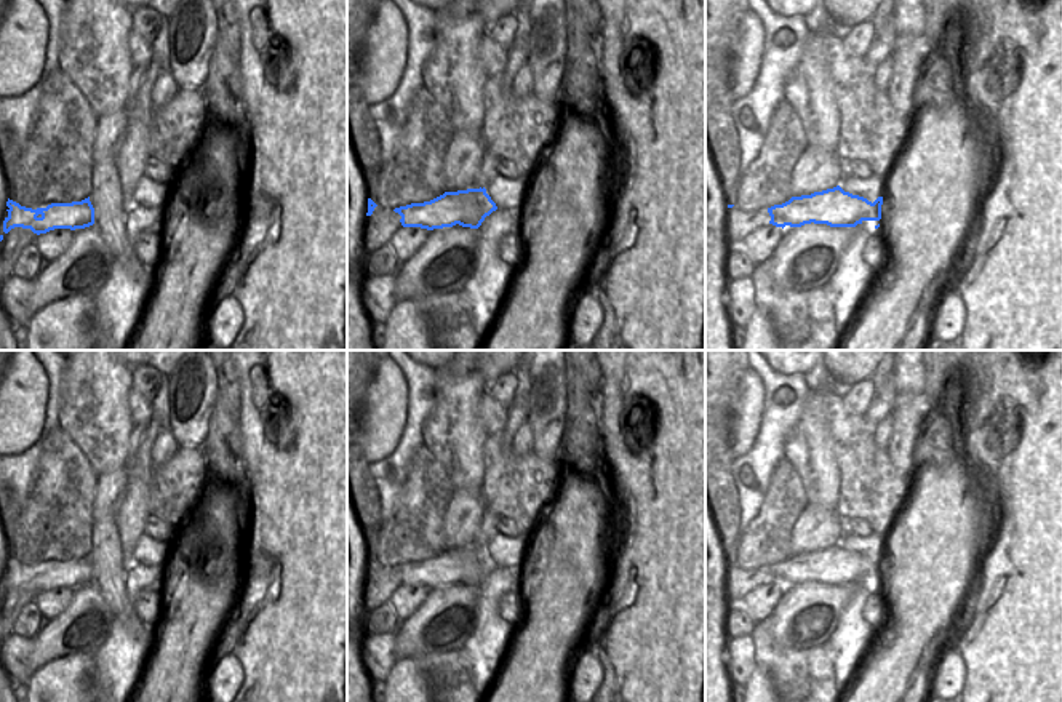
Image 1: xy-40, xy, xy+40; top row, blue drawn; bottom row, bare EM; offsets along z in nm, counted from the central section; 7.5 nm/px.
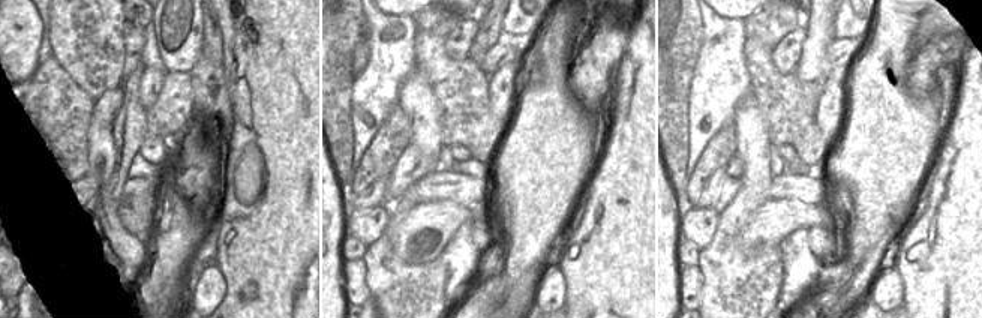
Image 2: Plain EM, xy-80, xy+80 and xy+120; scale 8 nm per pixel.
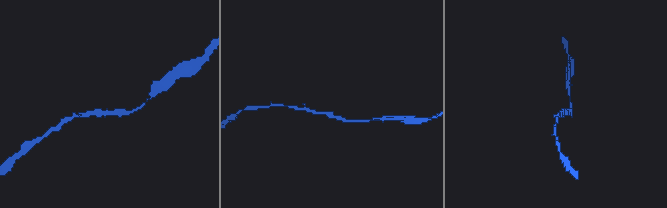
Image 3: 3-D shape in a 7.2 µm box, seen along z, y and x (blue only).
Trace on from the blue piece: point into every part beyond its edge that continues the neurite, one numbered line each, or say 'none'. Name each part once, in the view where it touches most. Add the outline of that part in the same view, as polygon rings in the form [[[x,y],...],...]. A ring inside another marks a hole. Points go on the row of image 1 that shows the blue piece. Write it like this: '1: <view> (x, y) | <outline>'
none

